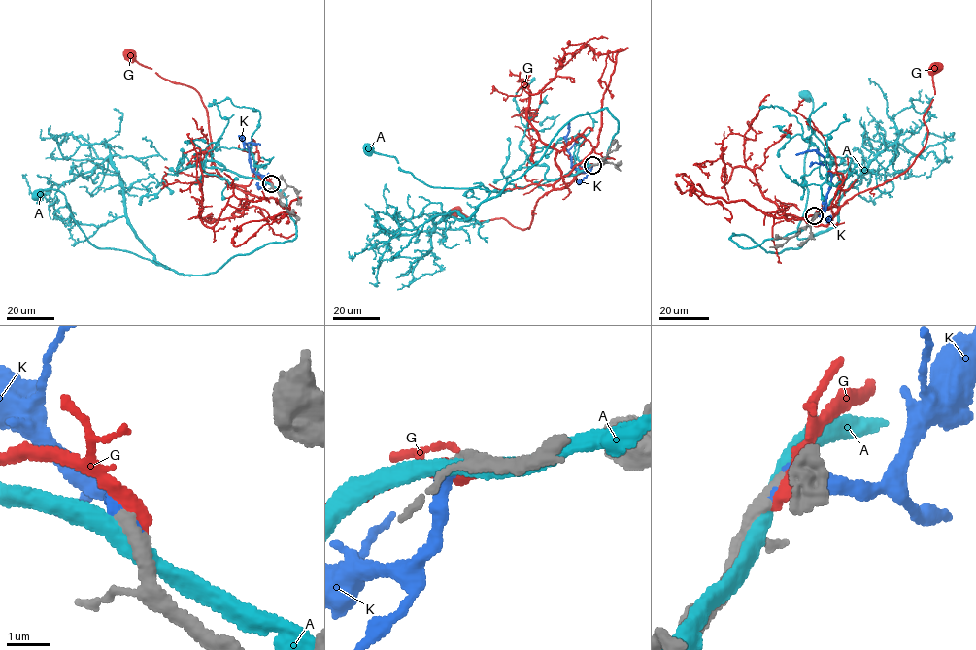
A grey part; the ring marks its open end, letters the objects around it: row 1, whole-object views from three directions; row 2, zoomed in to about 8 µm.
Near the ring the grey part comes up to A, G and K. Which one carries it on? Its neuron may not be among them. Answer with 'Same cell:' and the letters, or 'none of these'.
Same cell: K

